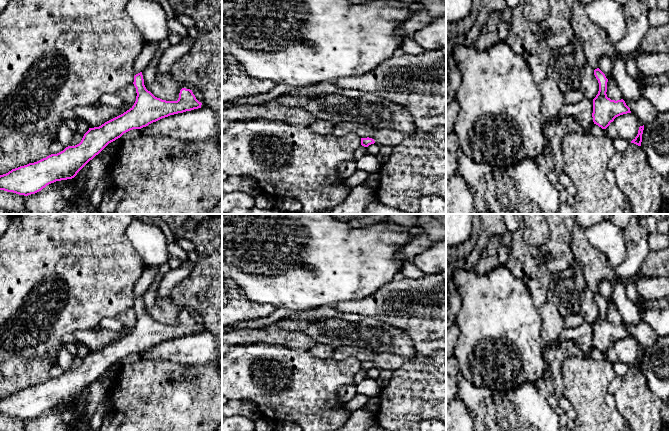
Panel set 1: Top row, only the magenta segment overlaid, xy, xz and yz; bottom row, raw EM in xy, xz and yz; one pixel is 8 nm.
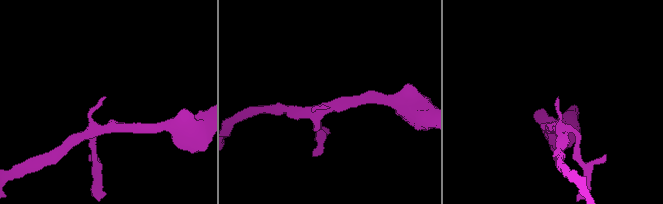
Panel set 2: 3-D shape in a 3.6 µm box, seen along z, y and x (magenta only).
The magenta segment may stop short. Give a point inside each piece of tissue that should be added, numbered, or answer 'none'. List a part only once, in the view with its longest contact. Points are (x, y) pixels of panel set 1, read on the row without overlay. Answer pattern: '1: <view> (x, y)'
none

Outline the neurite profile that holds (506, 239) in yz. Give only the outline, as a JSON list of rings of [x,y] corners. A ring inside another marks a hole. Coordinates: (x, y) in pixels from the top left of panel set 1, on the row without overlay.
[[[506,231],[501,236],[500,246],[498,248],[498,264],[505,266],[510,255],[512,245],[512,232]]]

